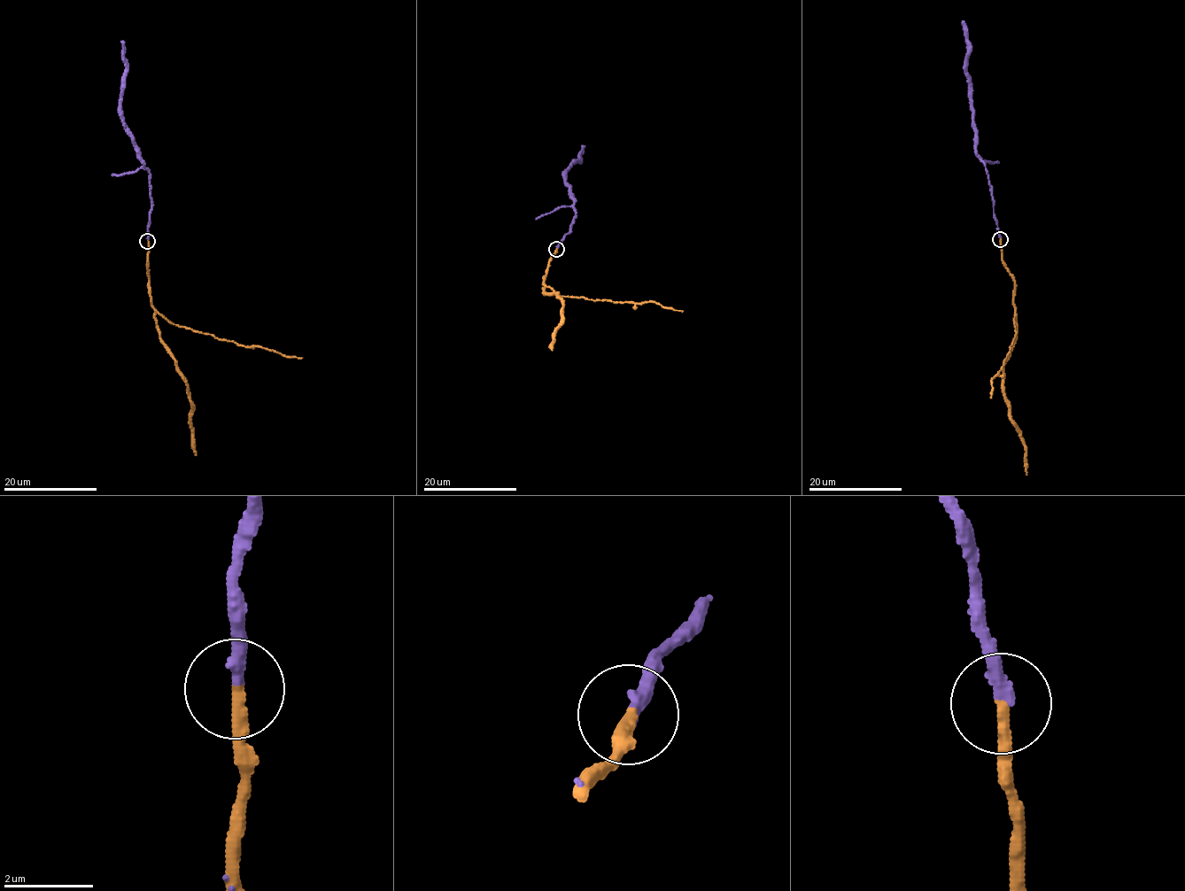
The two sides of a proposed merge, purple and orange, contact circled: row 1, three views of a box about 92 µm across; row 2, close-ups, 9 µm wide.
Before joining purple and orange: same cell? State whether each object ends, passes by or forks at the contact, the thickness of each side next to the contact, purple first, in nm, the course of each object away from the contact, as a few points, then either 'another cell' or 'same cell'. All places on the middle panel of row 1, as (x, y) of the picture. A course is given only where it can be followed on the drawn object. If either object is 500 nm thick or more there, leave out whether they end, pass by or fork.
purple ends; orange ends; calibres 300 and 300 nm; course purple (556, 248), (572, 226), (577, 213), (570, 186), (565, 179), (569, 167), (581, 157), (582, 145); course orange (556, 249), (543, 282), (545, 286), (542, 292), (556, 294), (555, 297), (562, 306), (550, 347), (552, 351); same cell

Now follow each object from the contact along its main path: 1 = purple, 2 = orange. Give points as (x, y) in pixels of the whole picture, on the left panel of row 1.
1: (148, 240), (149, 171), (141, 160), (139, 148), (124, 123), (121, 93), (126, 58), (124, 44), (120, 41)
2: (148, 241), (151, 304), (156, 328), (187, 386), (196, 454)

